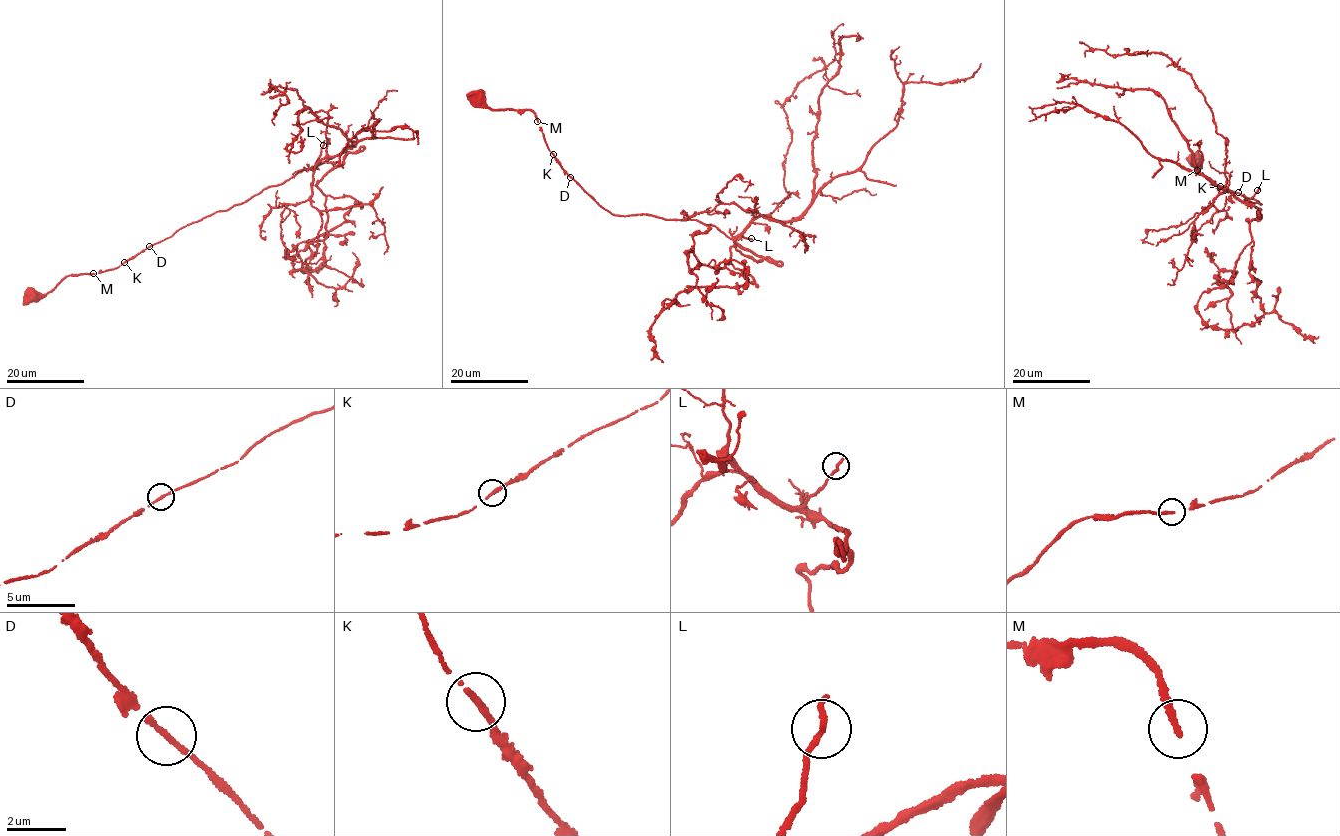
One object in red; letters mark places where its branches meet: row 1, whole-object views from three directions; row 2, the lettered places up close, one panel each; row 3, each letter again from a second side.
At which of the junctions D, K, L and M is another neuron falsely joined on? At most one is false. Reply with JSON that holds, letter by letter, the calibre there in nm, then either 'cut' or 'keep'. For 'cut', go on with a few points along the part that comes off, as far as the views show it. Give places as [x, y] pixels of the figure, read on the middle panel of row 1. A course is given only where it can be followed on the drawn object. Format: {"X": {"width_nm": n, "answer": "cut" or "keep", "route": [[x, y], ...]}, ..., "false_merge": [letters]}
{"D": {"width_nm": 260, "answer": "keep"}, "K": {"width_nm": 280, "answer": "keep"}, "L": {"width_nm": 260, "answer": "keep"}, "M": {"width_nm": 240, "answer": "keep"}, "false_merge": []}

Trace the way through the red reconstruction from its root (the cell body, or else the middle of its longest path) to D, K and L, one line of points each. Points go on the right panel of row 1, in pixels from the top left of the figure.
D: (1195, 161), (1198, 167), (1200, 163), (1199, 160), (1192, 163), (1197, 171), (1212, 184), (1237, 193)
K: (1195, 161), (1198, 167), (1200, 163), (1199, 160), (1192, 163), (1197, 171), (1220, 186)
L: (1195, 161), (1212, 184), (1261, 204), (1244, 201), (1252, 204), (1248, 200), (1257, 190)

